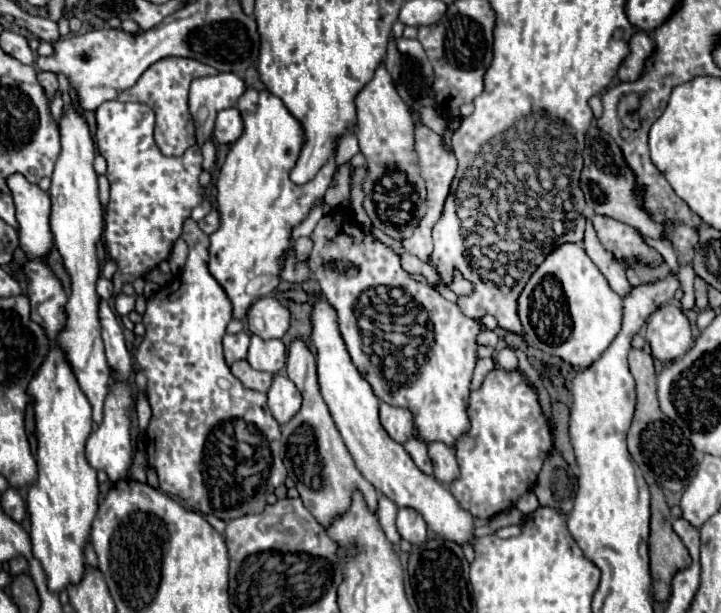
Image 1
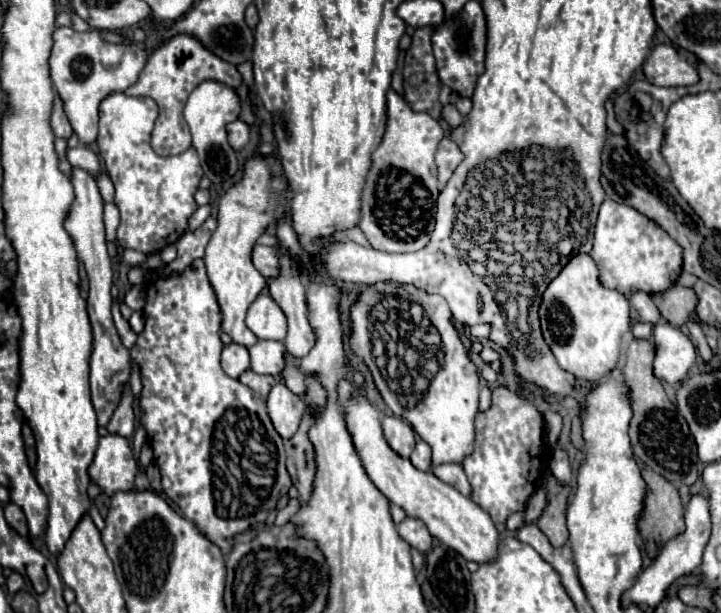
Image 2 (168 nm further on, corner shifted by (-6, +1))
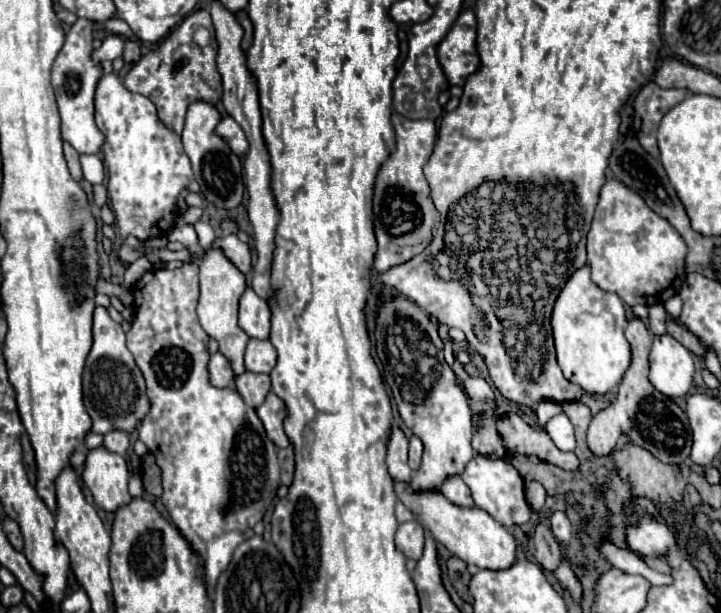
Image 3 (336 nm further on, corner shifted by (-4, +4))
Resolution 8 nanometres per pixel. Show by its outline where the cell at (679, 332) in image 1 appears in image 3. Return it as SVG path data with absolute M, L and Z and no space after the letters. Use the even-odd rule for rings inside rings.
M670 334L654 336L650 350L650 382L668 398L686 396L692 388L694 356Z

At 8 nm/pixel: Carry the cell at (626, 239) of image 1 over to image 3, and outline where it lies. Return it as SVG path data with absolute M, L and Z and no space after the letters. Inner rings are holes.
M610 178L600 190L600 202L596 206L596 214L588 232L588 264L592 268L592 282L606 292L616 292L628 306L650 306L658 302L662 304L680 292L680 286L686 276L684 258L686 244L682 242L682 236L664 218L652 212L638 194L626 190L622 182L614 182L614 178Z

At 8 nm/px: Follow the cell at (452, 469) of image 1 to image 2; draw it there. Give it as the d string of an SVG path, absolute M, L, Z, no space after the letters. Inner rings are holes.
M444 463L444 465L436 467L432 473L434 473L440 481L452 485L452 487L454 487L456 491L460 491L462 495L470 497L472 487L470 487L470 483L468 483L468 479L466 479L466 473L464 473L462 465L456 465L456 463Z

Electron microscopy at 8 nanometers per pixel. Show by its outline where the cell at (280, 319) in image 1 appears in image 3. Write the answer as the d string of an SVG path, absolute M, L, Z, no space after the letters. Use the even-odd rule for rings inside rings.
M248 288L240 298L240 316L238 316L240 328L250 338L266 340L270 336L270 318L272 308L268 306L268 302L258 294L254 294L252 288Z

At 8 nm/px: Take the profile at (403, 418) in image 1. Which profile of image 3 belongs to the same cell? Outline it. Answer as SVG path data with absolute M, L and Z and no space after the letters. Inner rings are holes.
M398 426L392 428L392 434L388 440L386 466L394 480L404 480L404 482L412 480L412 470L408 466L408 438Z

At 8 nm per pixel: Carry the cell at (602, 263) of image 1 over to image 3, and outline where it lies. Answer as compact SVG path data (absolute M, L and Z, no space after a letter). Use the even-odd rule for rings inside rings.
M652 304L650 308L648 308L648 320L650 320L650 332L652 334L664 334L666 332L666 310L664 310L664 306L662 304Z

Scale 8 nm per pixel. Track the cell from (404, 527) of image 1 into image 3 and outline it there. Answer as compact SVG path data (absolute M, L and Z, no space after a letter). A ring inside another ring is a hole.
M410 520L398 526L396 530L396 548L406 554L406 558L420 560L424 550L424 528L420 522Z

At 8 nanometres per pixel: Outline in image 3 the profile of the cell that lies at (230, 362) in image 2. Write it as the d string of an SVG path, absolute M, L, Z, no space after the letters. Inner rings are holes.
M222 352L212 354L210 364L208 364L208 370L210 370L210 382L212 382L212 386L216 386L216 388L230 386L232 380L234 380L232 366L230 366L228 358L226 358Z

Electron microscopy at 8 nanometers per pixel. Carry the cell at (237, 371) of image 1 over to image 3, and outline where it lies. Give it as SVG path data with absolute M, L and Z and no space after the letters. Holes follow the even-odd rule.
M242 372L240 376L236 376L234 380L236 390L242 394L244 402L252 408L258 408L266 394L270 392L270 376L268 374L254 374L254 372Z

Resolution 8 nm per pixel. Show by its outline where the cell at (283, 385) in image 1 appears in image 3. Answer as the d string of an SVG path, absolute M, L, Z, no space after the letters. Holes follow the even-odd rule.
M268 392L264 404L262 404L256 412L258 412L260 420L264 422L266 434L272 438L272 442L274 442L278 448L288 446L290 440L288 440L288 436L286 436L286 432L284 432L284 426L282 426L284 420L286 420L286 416L288 416L284 402L282 402L274 392Z

